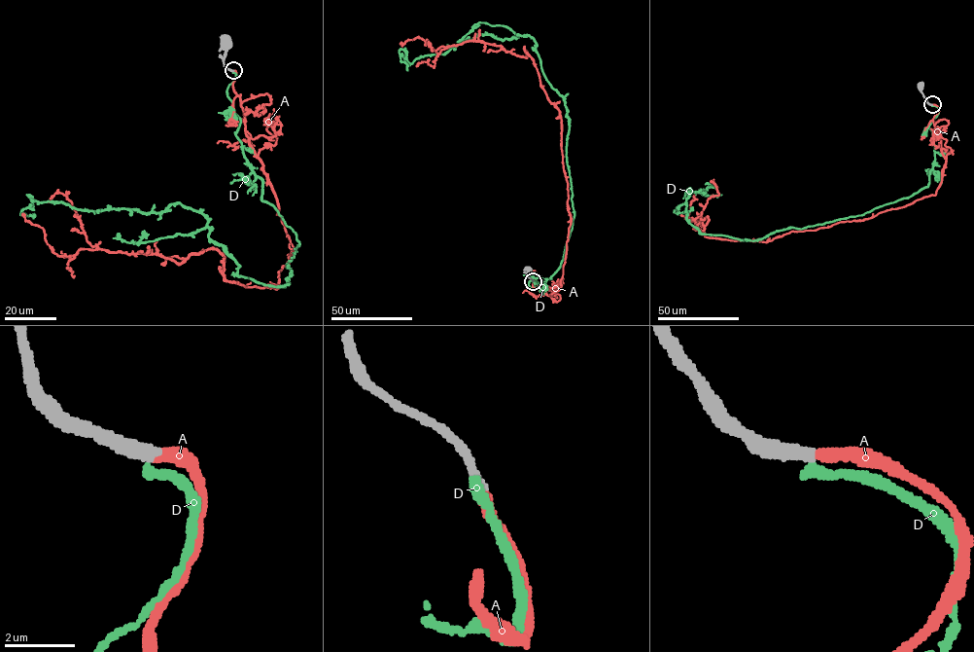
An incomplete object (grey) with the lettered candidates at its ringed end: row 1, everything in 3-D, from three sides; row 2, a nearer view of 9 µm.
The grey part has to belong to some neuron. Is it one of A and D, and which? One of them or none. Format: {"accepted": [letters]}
{"accepted": ["A"]}

